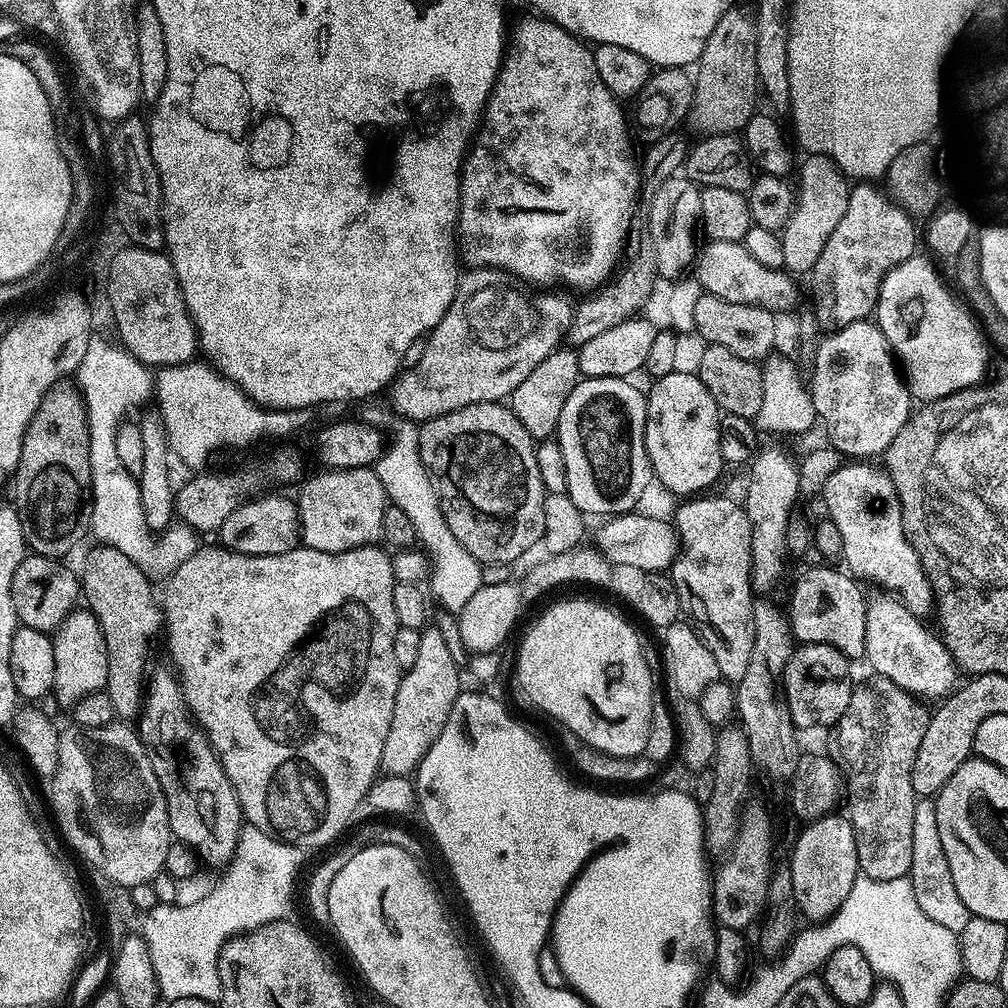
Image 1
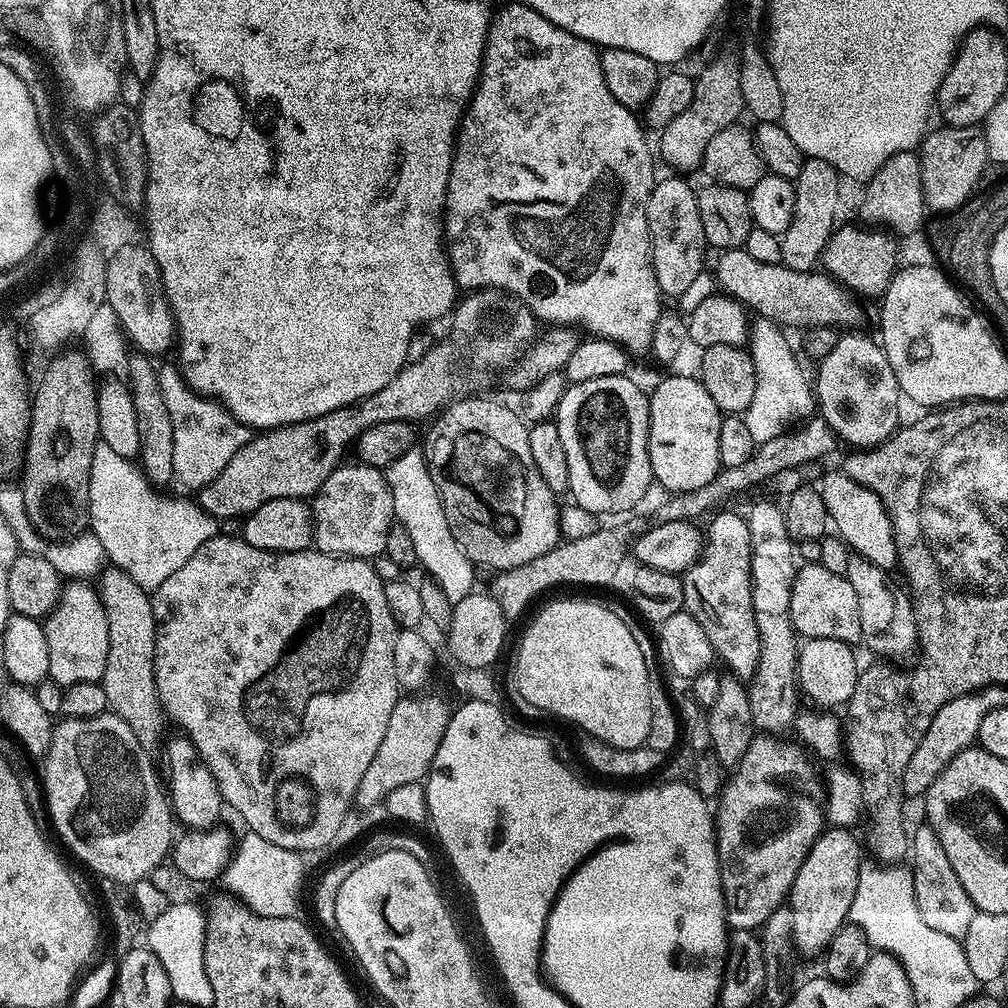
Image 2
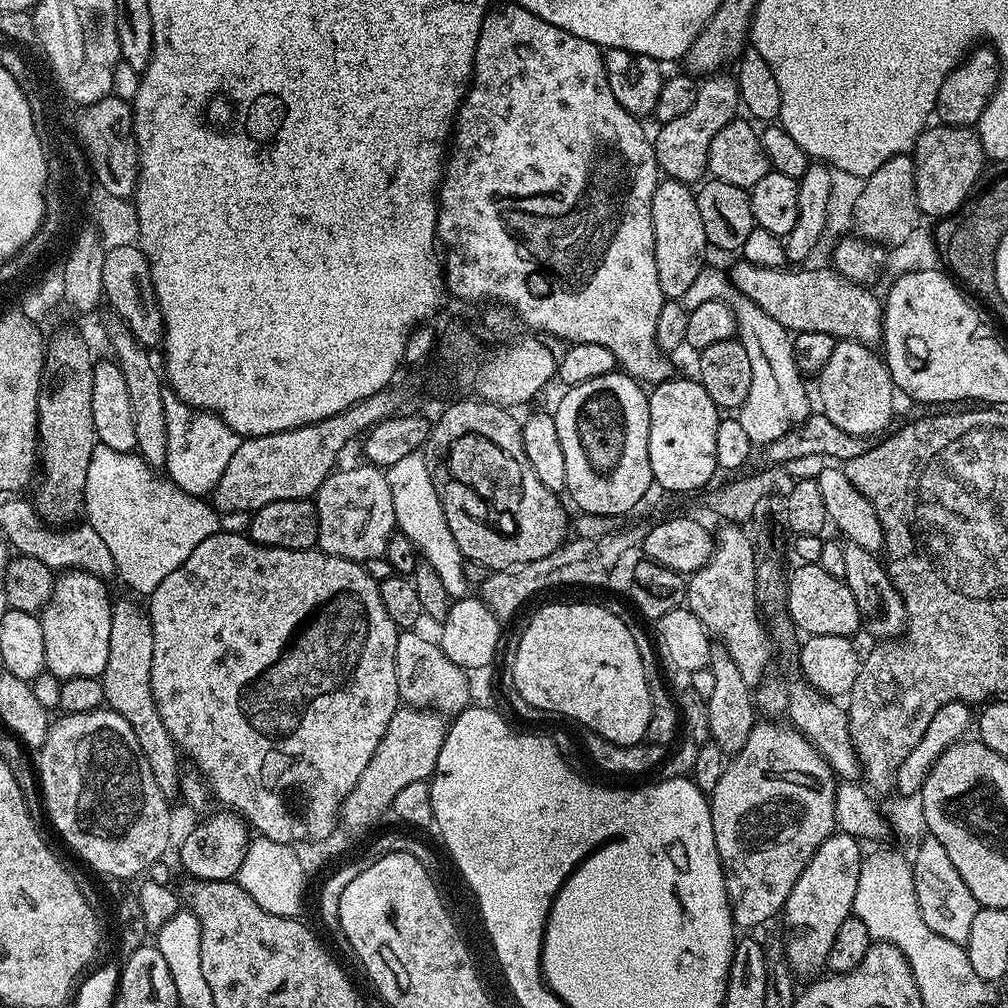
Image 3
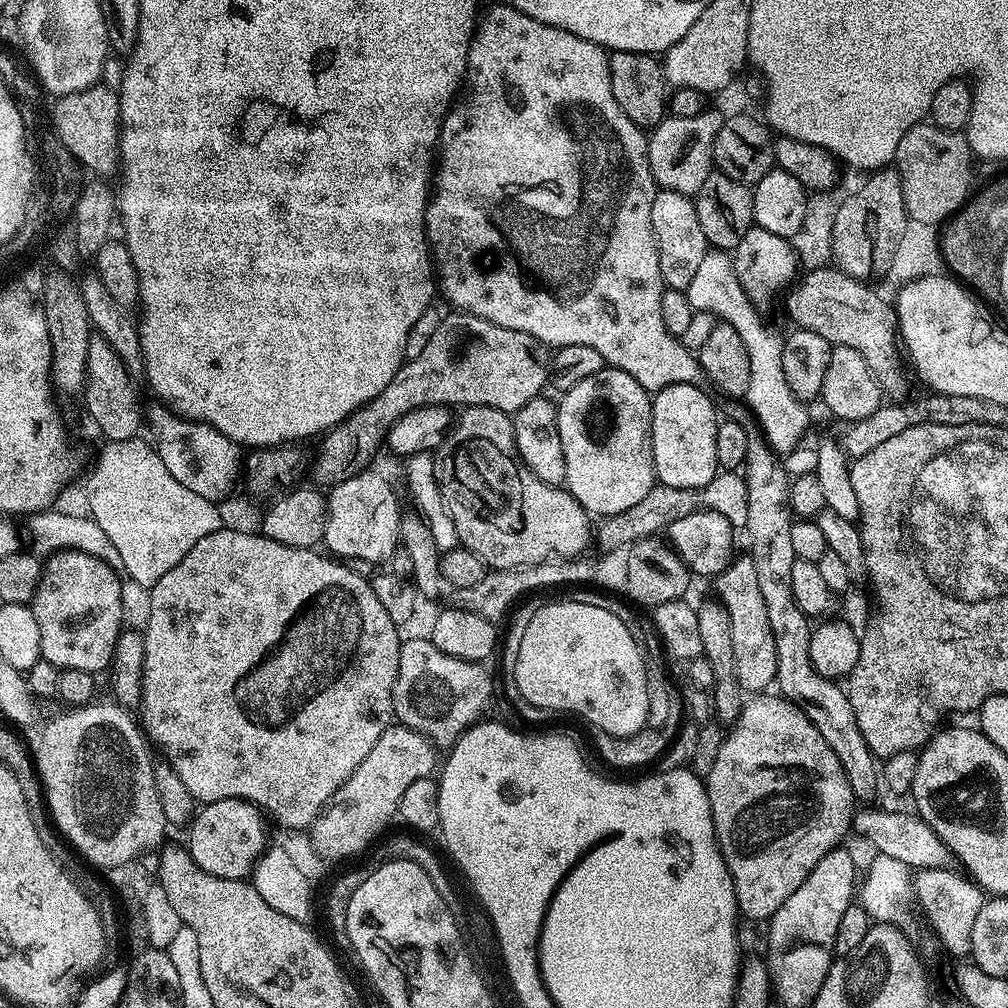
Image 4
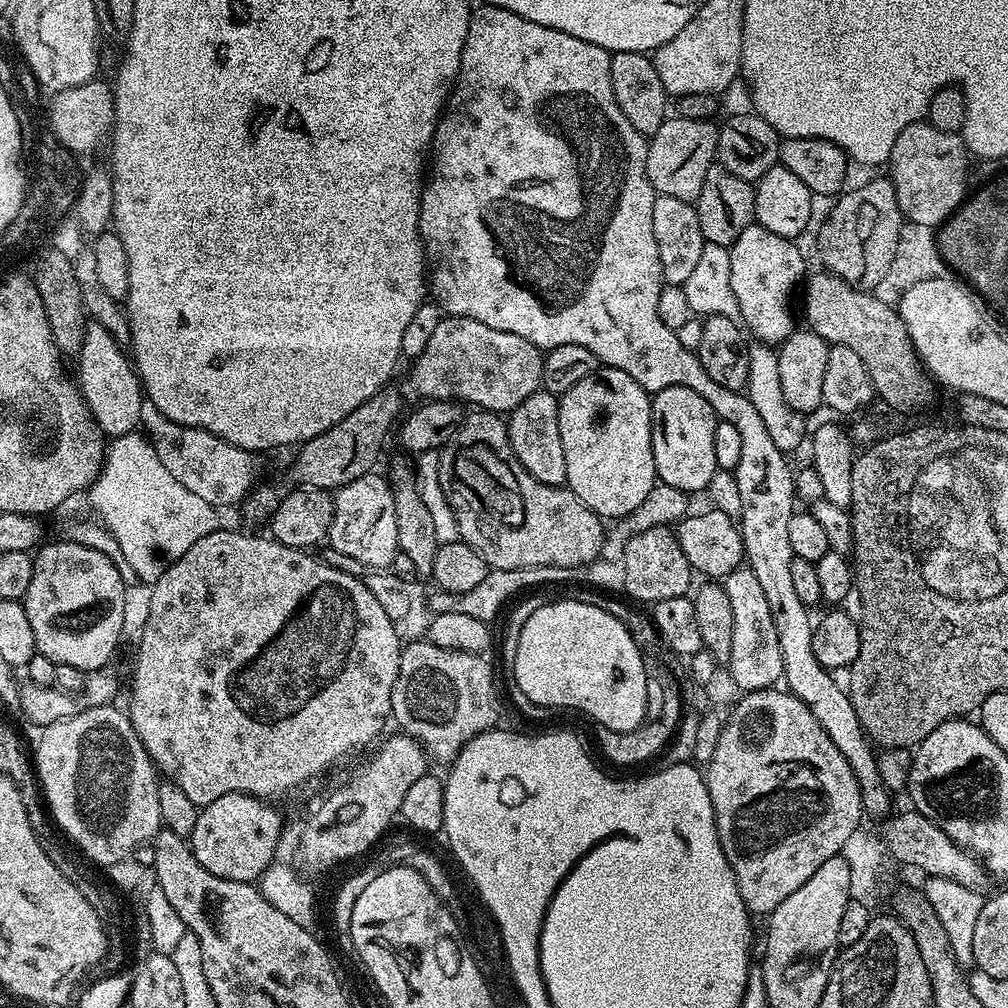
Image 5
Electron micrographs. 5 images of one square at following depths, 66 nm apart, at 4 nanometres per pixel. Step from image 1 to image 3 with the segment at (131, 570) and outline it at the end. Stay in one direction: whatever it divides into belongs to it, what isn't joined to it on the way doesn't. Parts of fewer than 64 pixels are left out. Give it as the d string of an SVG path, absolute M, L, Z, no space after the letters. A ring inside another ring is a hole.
M116 600L112 605L110 618L110 658L106 658L104 681L104 703L111 711L118 713L126 722L130 722L130 730L134 730L134 738L138 738L138 746L142 746L142 754L150 764L150 771L158 782L162 794L169 801L180 796L180 759L176 741L166 730L162 718L158 714L158 706L154 702L154 694L150 686L150 661L154 658L154 630L147 611L140 608L132 600Z

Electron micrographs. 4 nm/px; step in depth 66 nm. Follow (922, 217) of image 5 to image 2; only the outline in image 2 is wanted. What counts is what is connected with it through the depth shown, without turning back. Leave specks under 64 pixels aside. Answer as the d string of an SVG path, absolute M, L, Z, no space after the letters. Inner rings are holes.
M939 127L929 131L918 149L924 200L933 213L952 214L971 198L972 191L981 187L979 179L989 162L988 138L979 127Z

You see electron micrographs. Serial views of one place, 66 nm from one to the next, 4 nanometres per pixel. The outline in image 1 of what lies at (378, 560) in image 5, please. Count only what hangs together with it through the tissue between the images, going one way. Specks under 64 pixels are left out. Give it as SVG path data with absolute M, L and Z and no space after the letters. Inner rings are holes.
M372 468L320 470L317 476L306 480L299 485L298 495L303 547L323 552L345 552L375 545L381 539L386 497L382 482L378 482Z

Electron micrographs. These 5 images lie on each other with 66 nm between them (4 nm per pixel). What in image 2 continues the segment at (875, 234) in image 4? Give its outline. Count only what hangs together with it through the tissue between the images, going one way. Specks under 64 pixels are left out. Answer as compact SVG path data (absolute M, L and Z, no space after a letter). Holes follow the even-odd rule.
M915 151L899 152L891 156L866 181L863 188L864 201L860 204L860 212L868 219L865 221L887 226L898 234L918 232L925 227L926 217L924 218L924 212L926 213L926 203L922 174L920 173L920 157Z

